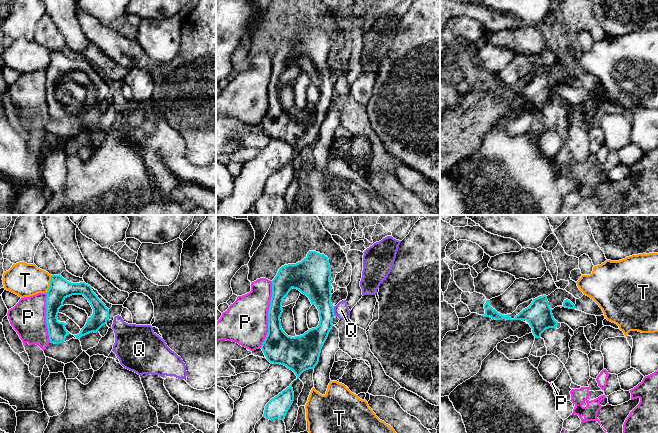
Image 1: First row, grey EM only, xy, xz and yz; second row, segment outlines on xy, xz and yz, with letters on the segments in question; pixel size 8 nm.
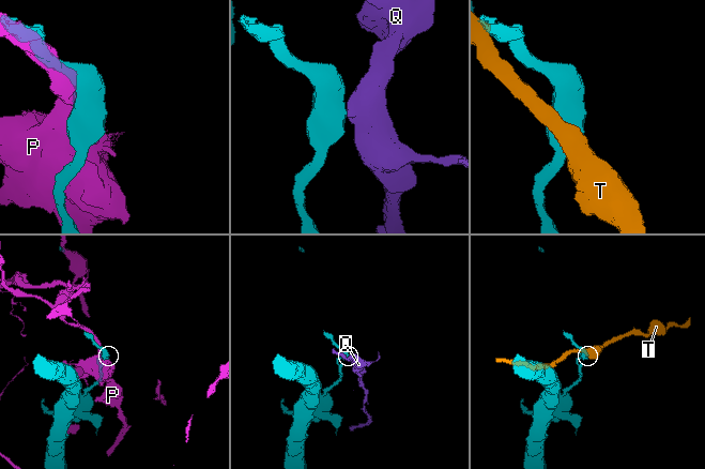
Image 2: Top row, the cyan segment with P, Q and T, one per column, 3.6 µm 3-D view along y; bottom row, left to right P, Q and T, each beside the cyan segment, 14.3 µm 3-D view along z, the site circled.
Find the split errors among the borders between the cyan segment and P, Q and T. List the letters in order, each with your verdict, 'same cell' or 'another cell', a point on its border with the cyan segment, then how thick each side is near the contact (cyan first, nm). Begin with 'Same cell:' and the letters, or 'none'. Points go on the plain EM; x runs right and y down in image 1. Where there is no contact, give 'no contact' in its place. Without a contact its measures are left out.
Same cell: none
P: another cell; meets cyan in xz at (268, 90); 220 nm thick on the cyan side, 360 nm on the other
Q: another cell; meets cyan in xz at (333, 87); 240 nm thick on the cyan side, 120 nm on the other
T: another cell; meets cyan in xy at (50, 60); 170 nm thick on the cyan side, 260 nm on the other

